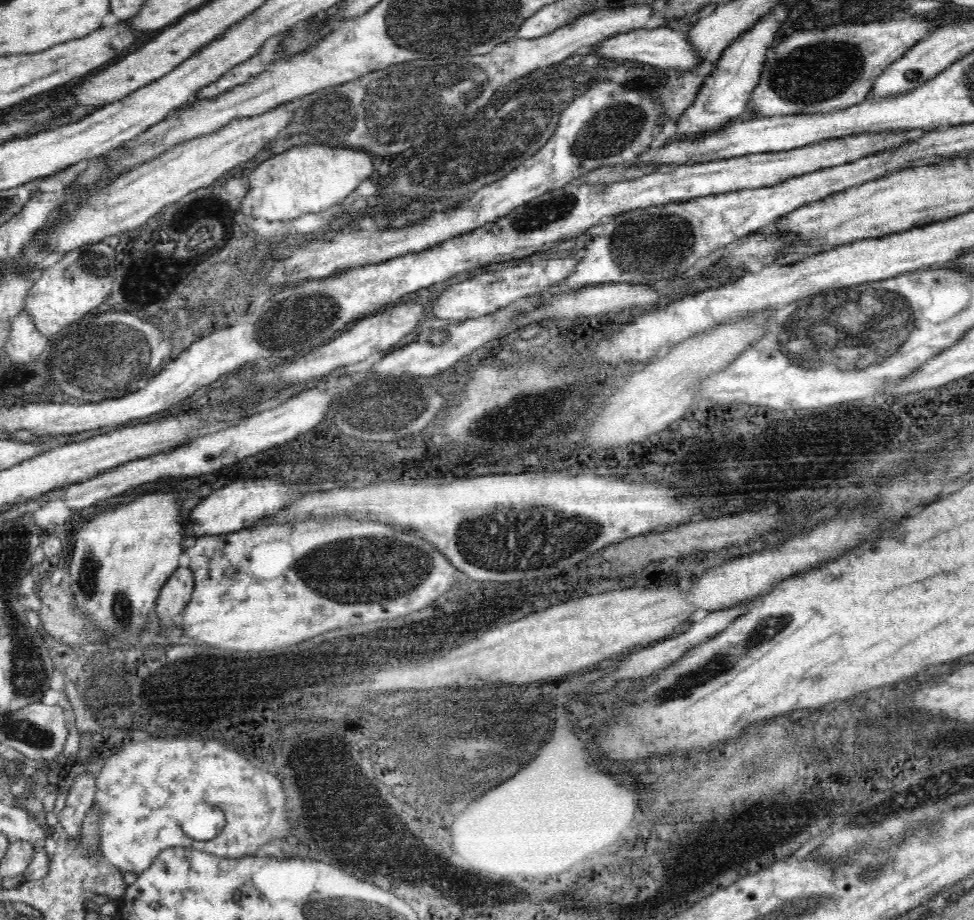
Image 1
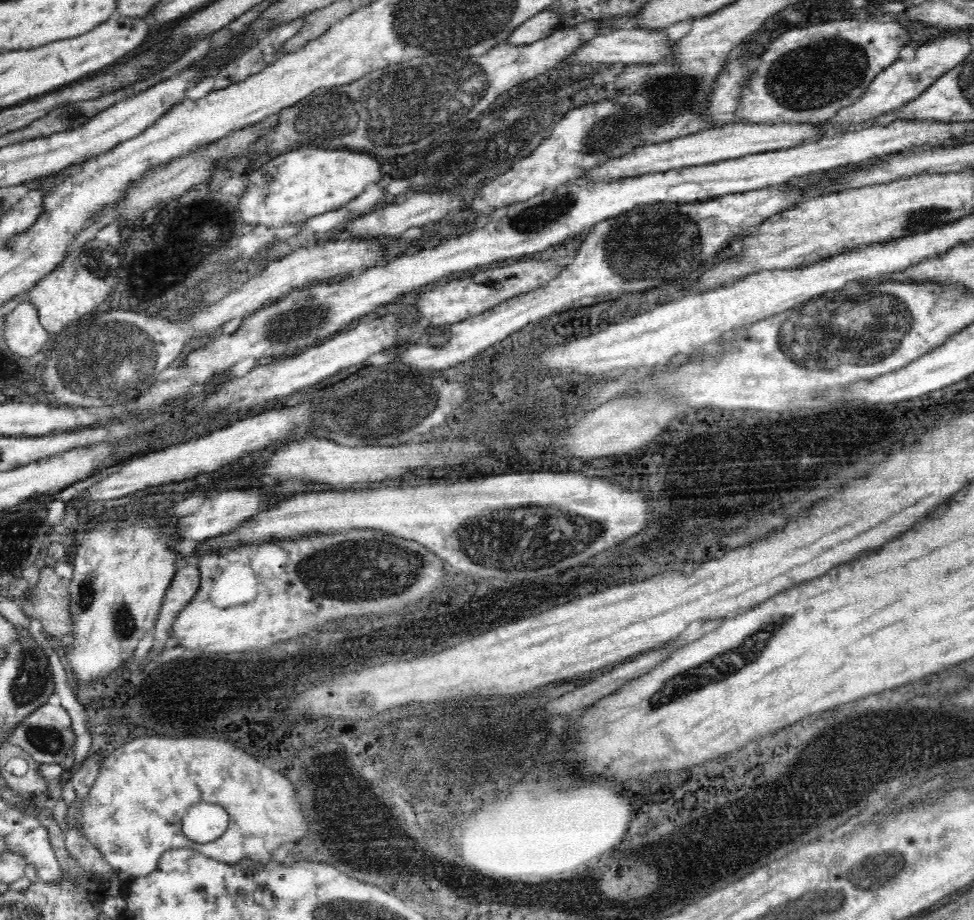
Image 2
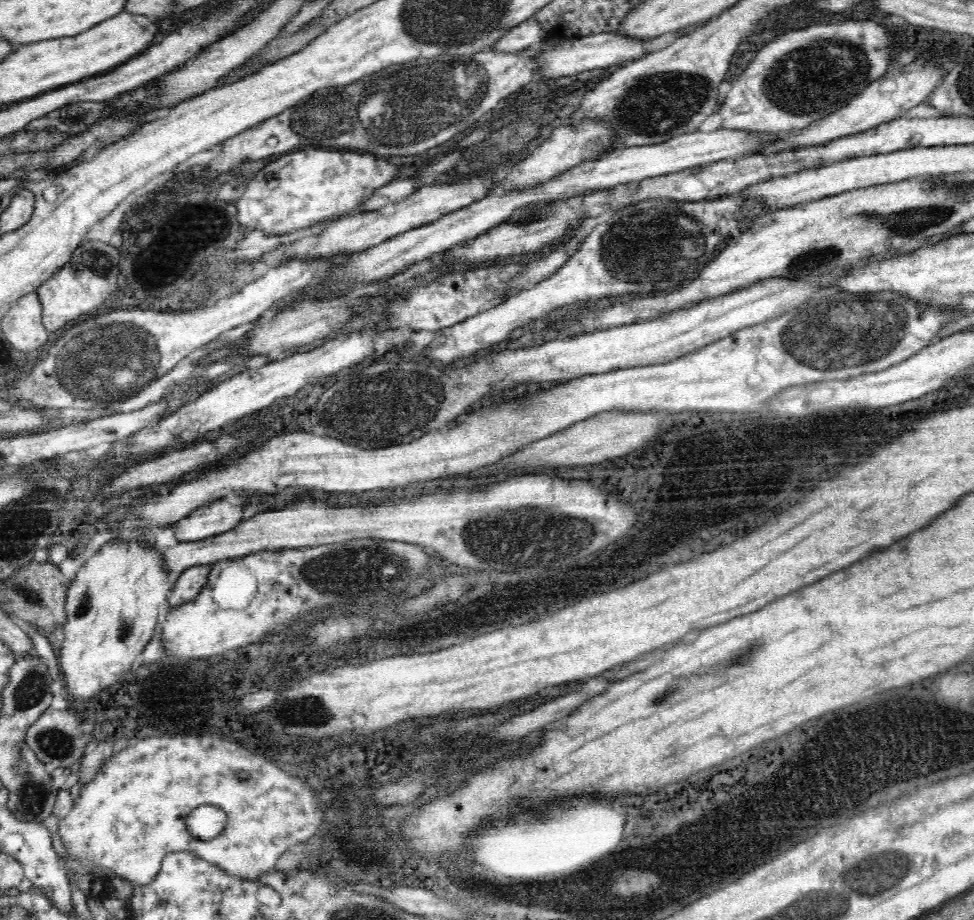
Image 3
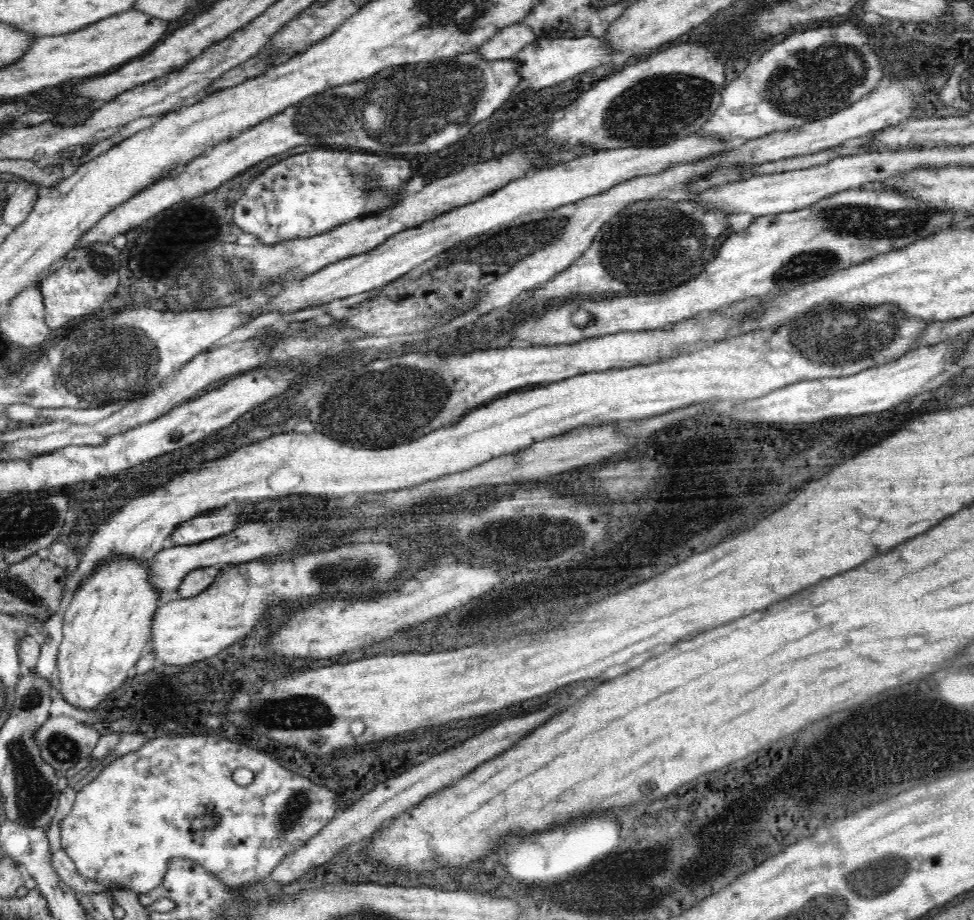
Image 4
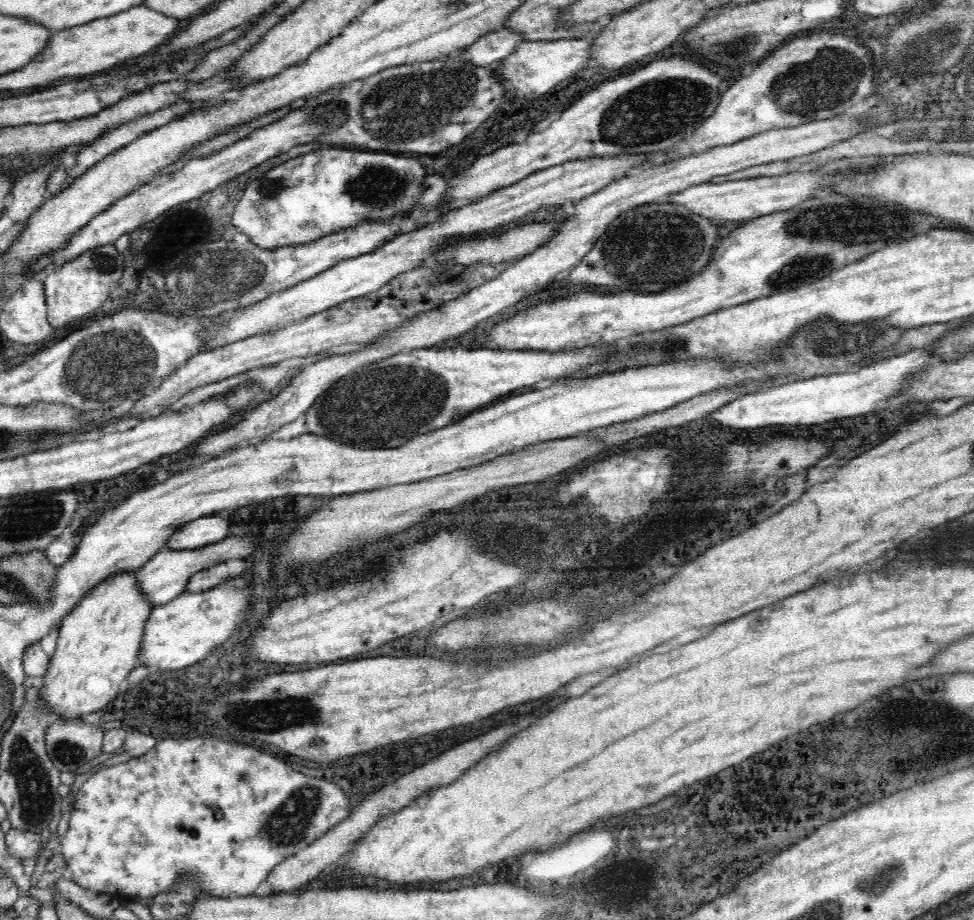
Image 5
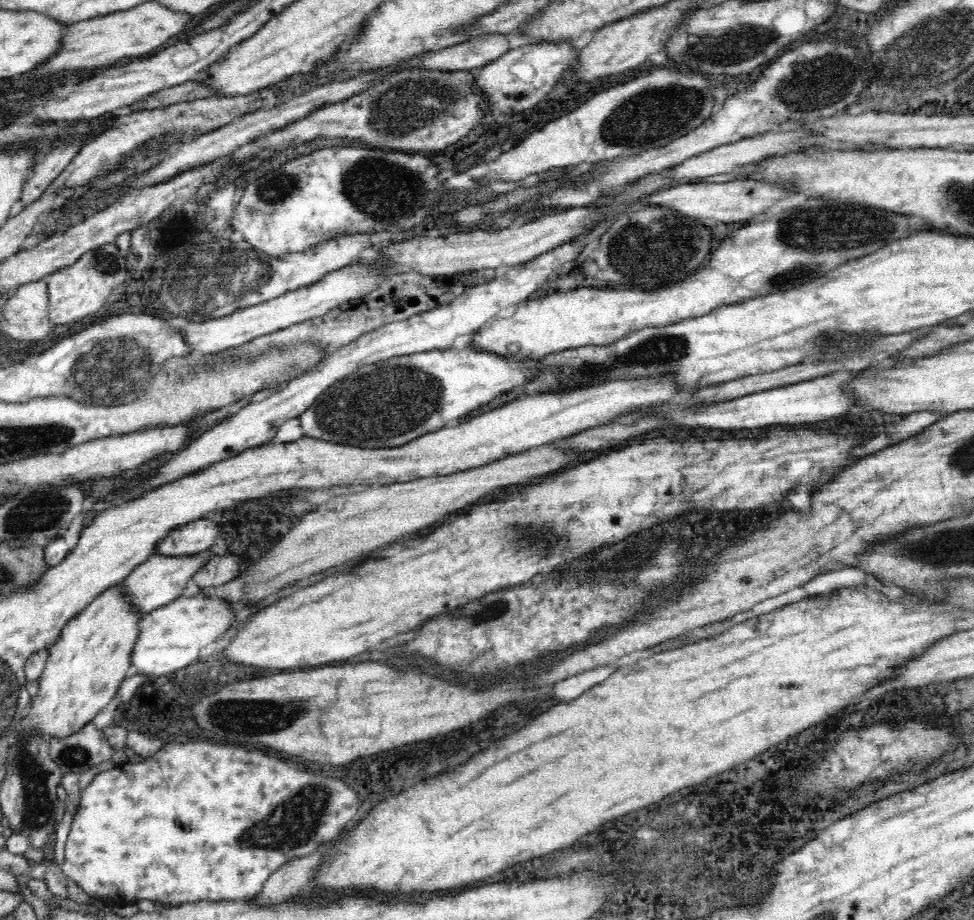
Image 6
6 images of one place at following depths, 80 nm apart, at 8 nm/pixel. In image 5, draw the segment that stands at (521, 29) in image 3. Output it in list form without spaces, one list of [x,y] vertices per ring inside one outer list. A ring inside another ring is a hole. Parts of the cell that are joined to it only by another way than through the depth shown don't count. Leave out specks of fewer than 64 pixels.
[[[504,27],[476,41],[468,49],[458,52],[458,57],[464,57],[464,61],[470,61],[472,65],[485,67],[495,66],[508,58],[524,42],[521,34]]]

